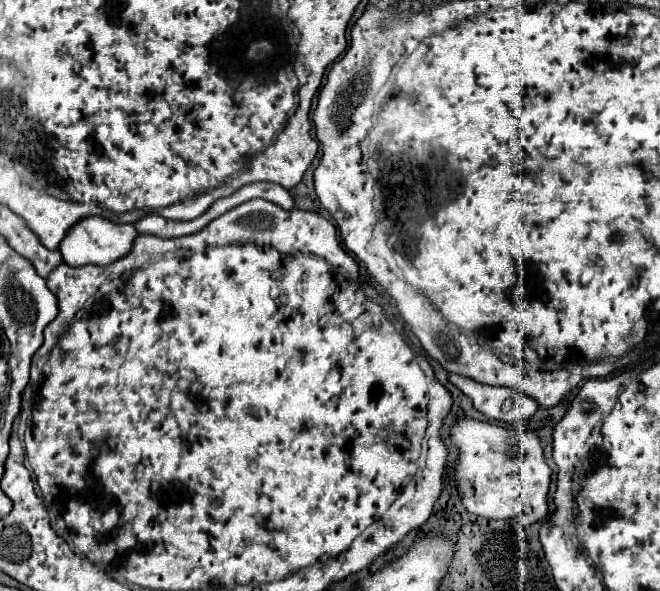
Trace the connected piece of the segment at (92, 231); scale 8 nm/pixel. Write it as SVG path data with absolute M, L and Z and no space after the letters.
M88 216L88 218L82 218L80 222L76 222L76 226L72 226L72 230L68 230L68 238L64 238L60 242L60 252L64 256L64 262L70 266L84 266L84 264L108 266L114 260L118 260L130 252L136 236L138 236L138 232L132 224L116 224L102 216Z

